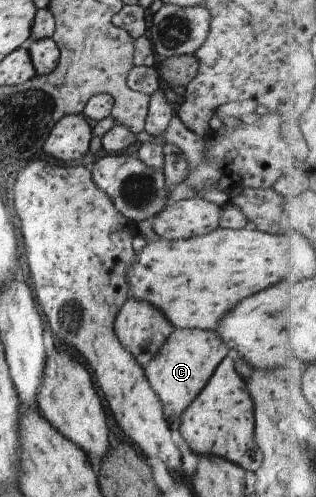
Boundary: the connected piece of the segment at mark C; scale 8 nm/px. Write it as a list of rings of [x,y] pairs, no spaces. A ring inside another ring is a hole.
[[[177,328],[169,335],[159,354],[144,367],[151,388],[161,398],[163,414],[171,429],[180,428],[181,414],[203,390],[217,366],[221,364],[221,360],[229,356],[227,352],[230,352],[227,344],[211,330]]]

